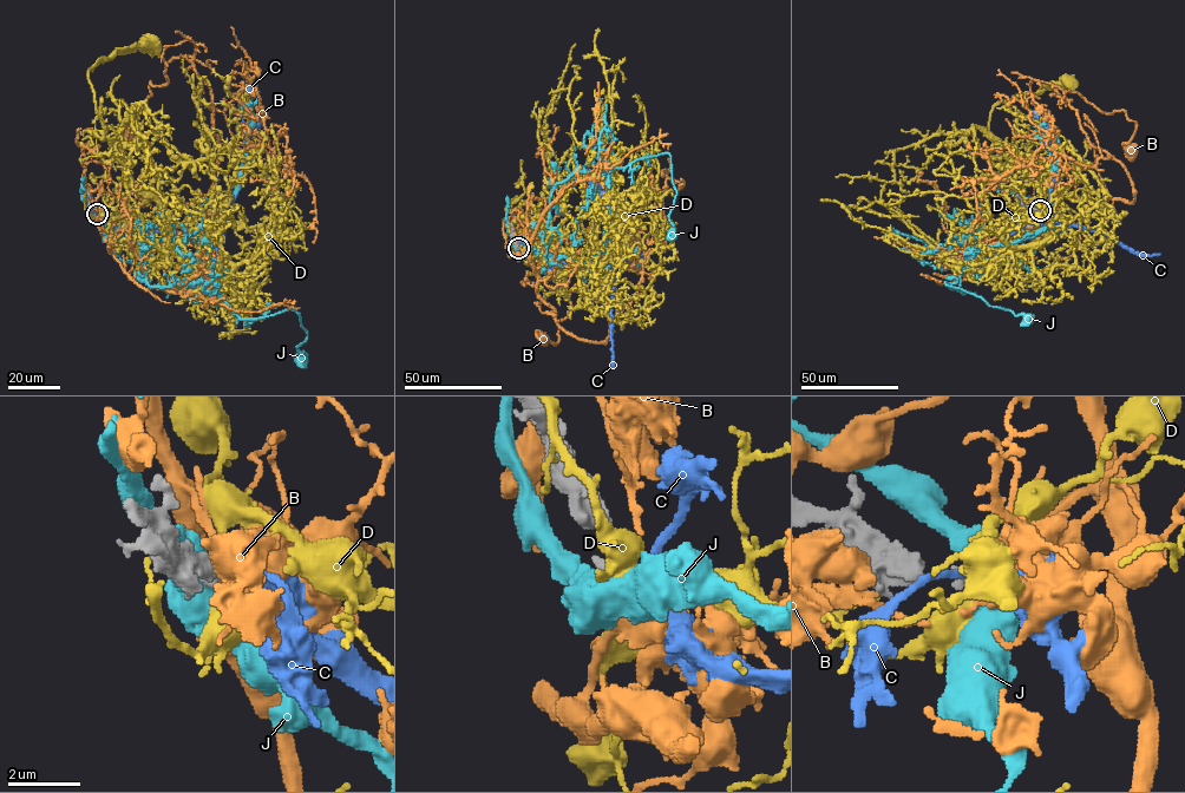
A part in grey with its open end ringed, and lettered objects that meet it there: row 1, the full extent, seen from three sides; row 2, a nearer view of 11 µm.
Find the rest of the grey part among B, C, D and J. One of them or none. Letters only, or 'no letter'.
C

